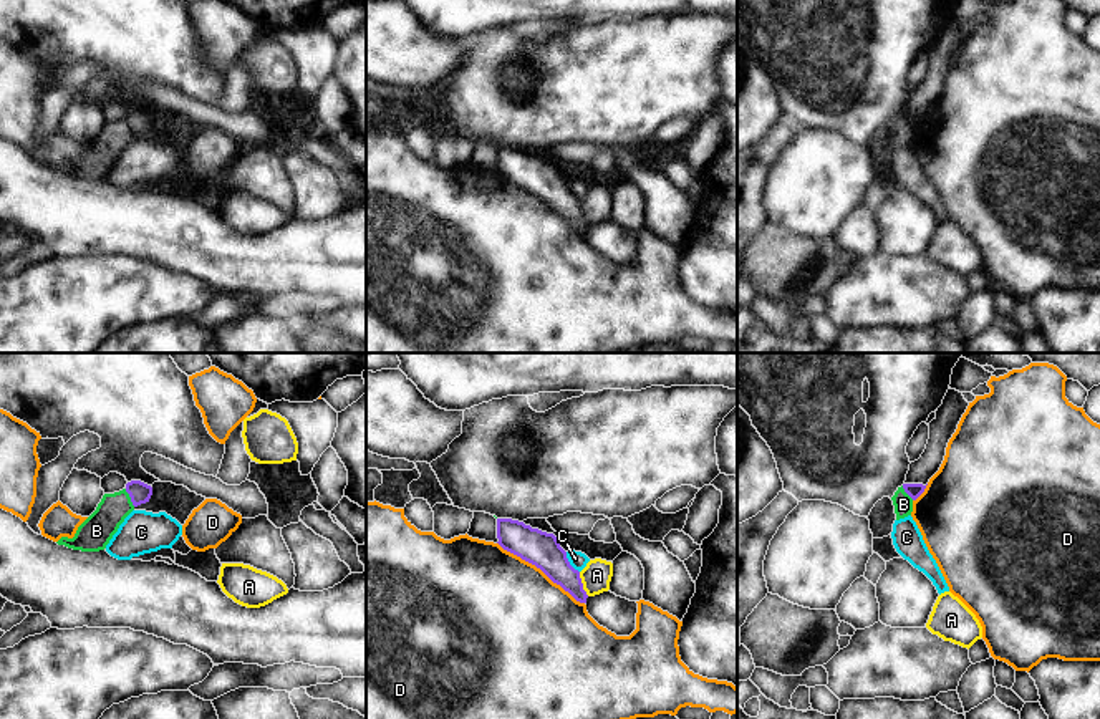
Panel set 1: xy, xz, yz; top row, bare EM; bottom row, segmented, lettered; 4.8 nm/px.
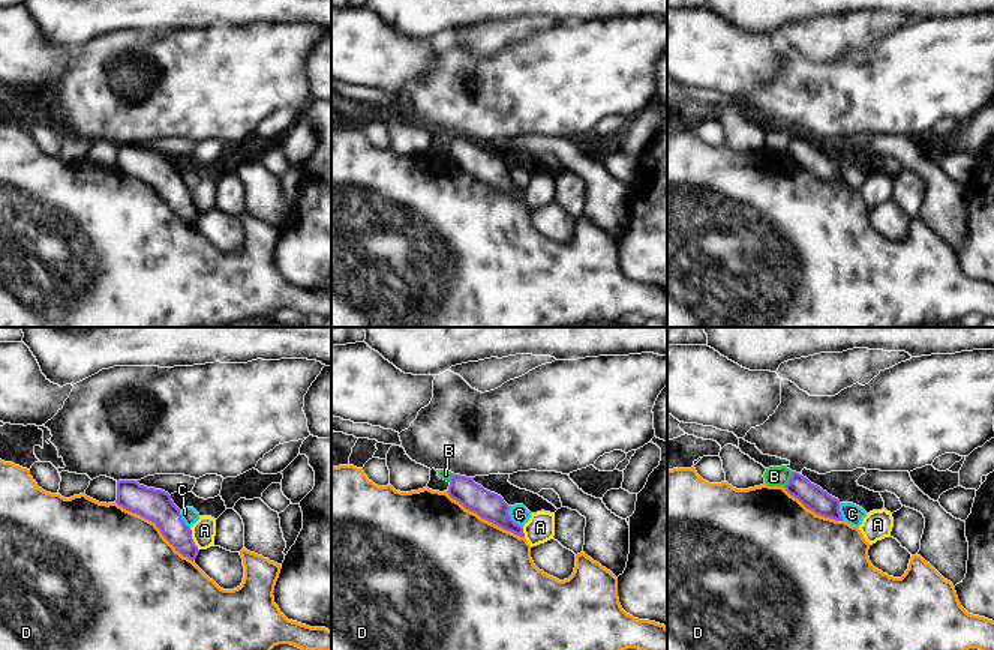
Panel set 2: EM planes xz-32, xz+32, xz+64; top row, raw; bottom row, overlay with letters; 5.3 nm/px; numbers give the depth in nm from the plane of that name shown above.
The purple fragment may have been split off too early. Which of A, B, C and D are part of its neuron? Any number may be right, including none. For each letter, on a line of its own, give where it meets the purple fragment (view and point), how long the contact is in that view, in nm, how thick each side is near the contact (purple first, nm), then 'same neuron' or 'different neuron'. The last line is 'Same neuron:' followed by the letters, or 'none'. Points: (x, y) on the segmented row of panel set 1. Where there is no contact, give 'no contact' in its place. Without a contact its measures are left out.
A: xz (582, 583) | 130 nm | 160/140 nm | different neuron
B: xy (130, 496) | 100 nm | 110/160 nm | different neuron
C: xz (569, 562) | 120 nm | 170/90 nm | different neuron
D: xz (540, 569) | 500 nm | 170/500 nm | different neuron
Same neuron: none

